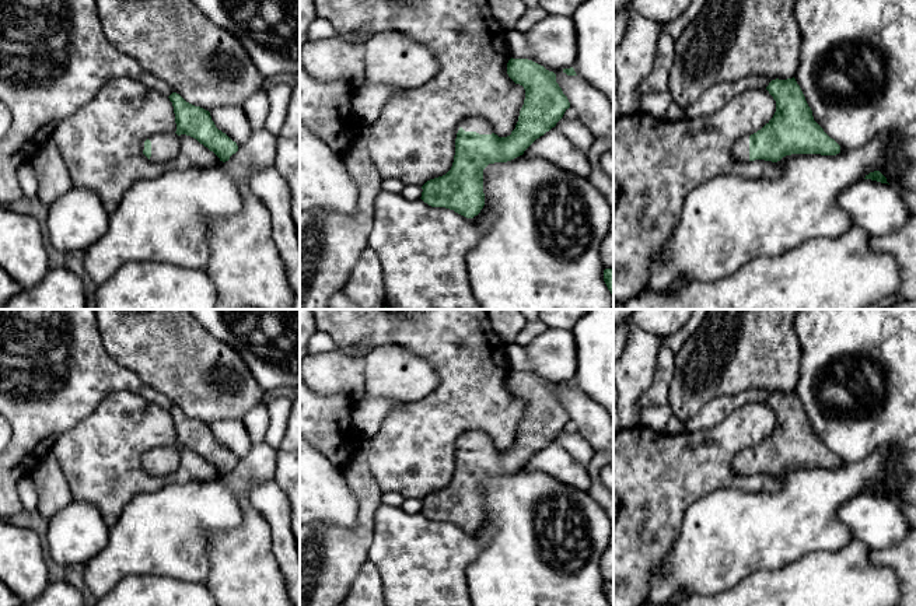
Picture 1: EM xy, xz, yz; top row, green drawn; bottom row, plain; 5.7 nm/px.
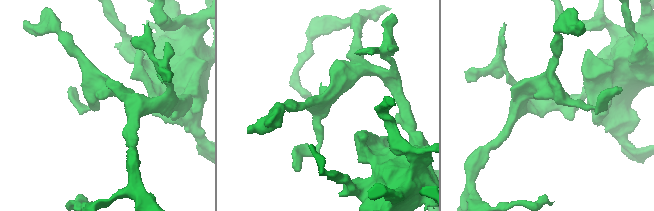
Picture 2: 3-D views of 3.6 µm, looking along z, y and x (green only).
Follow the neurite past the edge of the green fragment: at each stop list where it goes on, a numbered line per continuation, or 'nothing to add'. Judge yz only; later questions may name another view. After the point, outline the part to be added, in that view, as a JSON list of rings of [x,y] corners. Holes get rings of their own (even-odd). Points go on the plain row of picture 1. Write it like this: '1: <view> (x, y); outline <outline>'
1: yz (741, 461); outline [[[744,449],[734,456],[733,469],[741,476],[749,474],[749,449]]]

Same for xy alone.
1: xy (164, 461); outline [[[155,448],[150,449],[148,453],[151,455],[151,474],[167,476],[179,466],[179,453],[175,448]]]

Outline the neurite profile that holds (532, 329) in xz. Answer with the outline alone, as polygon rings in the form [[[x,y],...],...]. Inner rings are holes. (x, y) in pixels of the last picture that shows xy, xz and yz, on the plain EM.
[[[542,320],[527,322],[522,332],[518,334],[517,341],[520,346],[527,347],[538,334],[545,332],[548,325]]]

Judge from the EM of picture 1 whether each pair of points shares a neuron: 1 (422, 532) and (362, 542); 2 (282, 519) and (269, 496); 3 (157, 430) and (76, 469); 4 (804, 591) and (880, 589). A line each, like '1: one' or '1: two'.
1: two
2: one
3: one
4: one

